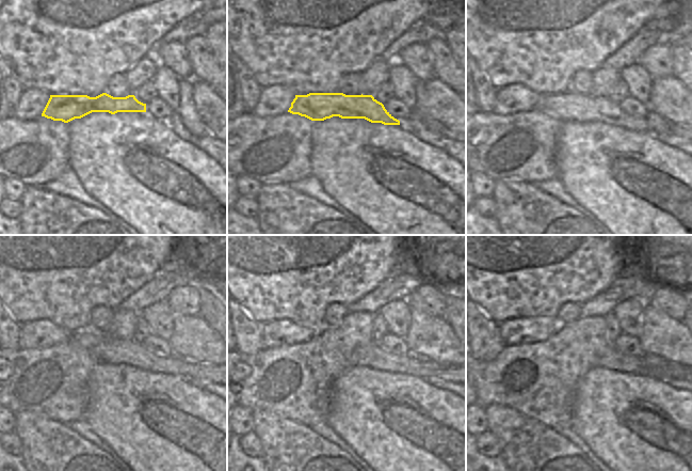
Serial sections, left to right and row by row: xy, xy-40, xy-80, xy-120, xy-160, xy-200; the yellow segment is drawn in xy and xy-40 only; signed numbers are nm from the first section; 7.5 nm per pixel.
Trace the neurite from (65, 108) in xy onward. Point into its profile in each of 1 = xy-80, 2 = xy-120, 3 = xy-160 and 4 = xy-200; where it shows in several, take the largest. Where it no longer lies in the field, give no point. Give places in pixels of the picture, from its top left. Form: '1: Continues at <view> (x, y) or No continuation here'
1: Continues at xy-80 (568, 106)
2: Continues at xy-120 (106, 348)
3: Continues at xy-160 (373, 356)
4: Continues at xy-200 (614, 361).

